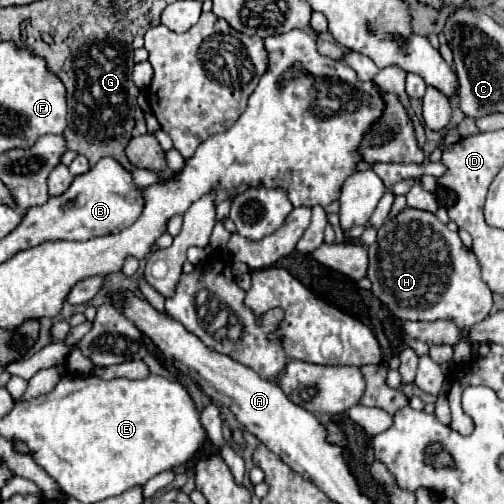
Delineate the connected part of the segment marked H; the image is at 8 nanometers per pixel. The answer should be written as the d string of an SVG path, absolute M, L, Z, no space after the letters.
M405 207L397 217L389 219L383 227L377 229L377 241L369 247L369 281L373 283L371 291L379 297L395 317L403 321L437 321L449 319L461 329L467 329L483 321L493 305L493 293L481 279L481 269L477 257L467 249L459 235L449 231L433 213Z

